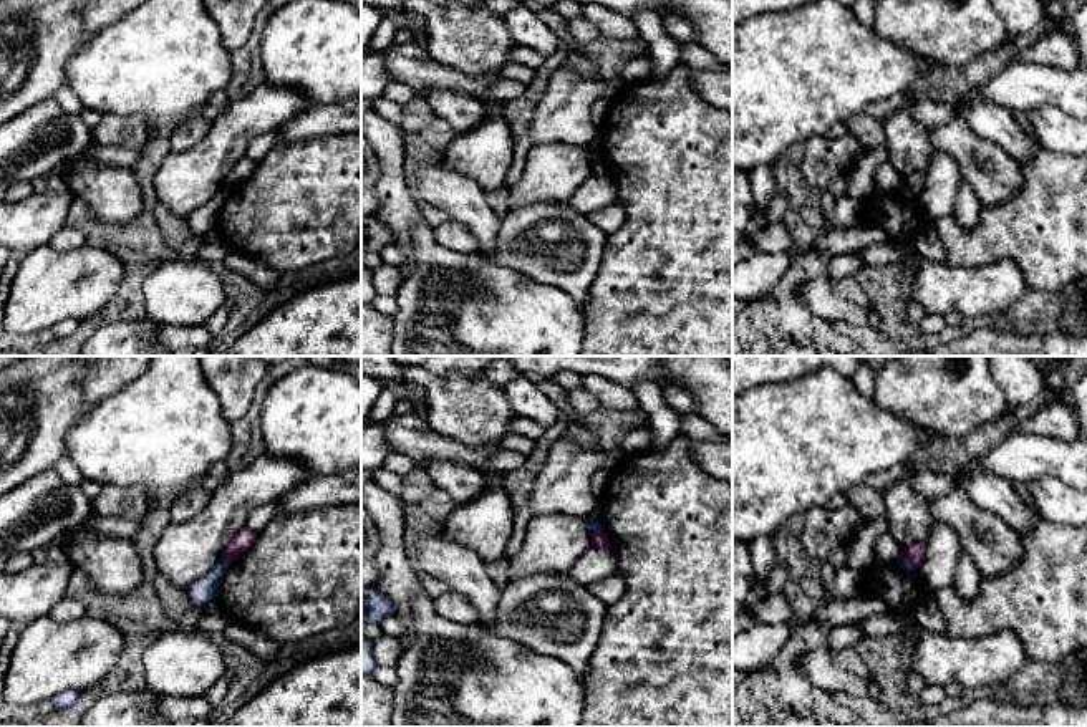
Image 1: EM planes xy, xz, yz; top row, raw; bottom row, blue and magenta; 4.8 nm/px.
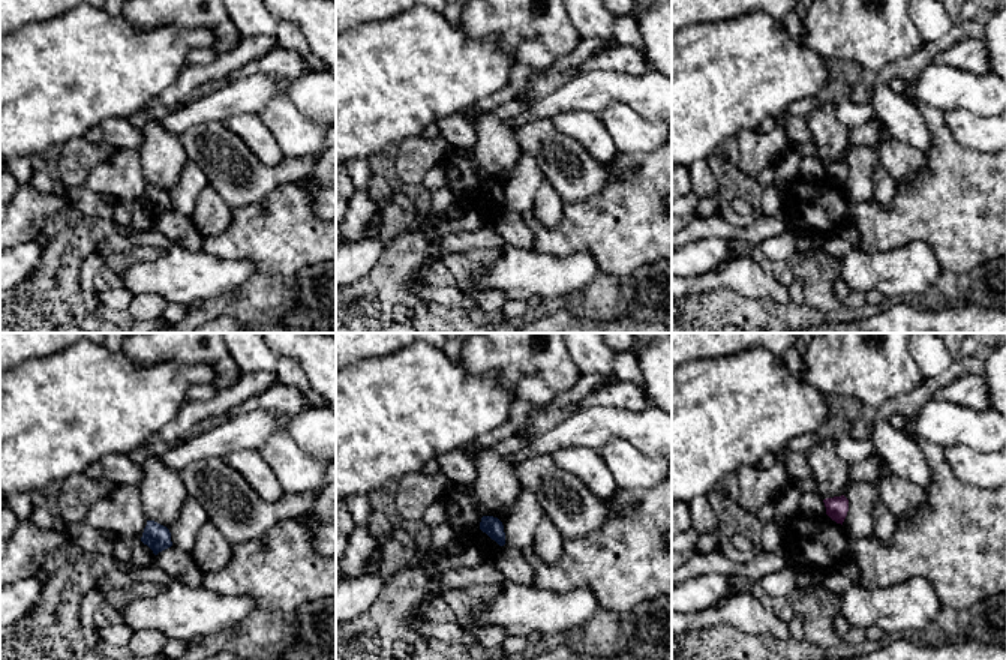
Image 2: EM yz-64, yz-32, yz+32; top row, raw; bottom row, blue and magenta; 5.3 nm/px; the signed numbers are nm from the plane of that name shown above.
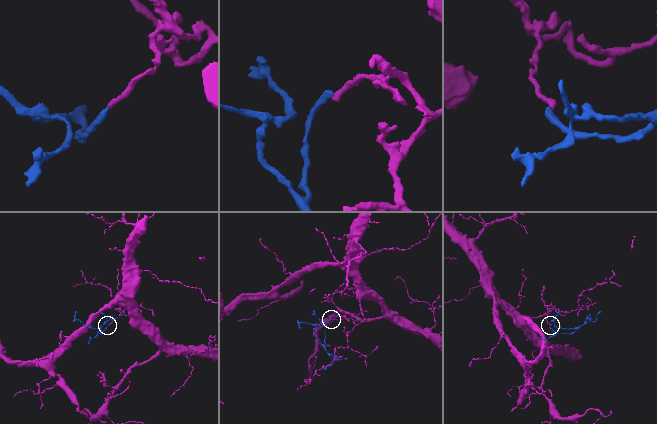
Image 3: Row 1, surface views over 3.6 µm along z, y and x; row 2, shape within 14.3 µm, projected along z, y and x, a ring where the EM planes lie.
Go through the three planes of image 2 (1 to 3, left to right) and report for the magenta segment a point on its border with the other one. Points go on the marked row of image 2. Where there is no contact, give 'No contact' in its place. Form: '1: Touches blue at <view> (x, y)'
1: No contact
2: No contact
3: No contact

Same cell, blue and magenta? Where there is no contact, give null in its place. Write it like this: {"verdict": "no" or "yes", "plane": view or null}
{"verdict": "no", "plane": "yz"}

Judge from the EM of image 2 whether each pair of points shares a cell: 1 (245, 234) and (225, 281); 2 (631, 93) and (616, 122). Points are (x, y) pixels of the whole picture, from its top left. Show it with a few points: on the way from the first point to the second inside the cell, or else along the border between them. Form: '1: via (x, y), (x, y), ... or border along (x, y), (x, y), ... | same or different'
1: border along (203, 251), (222, 258), (248, 258), (258, 272) | different
2: border along (597, 114), (610, 102), (625, 102), (655, 122) | different

